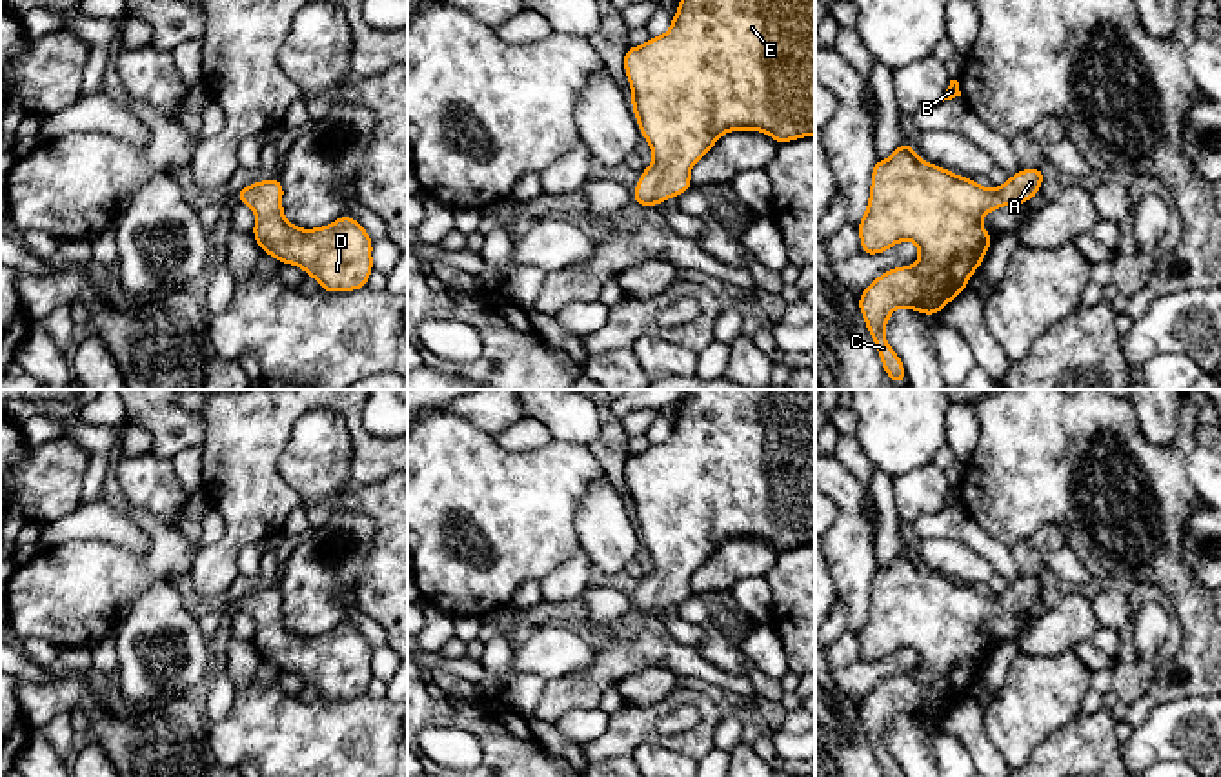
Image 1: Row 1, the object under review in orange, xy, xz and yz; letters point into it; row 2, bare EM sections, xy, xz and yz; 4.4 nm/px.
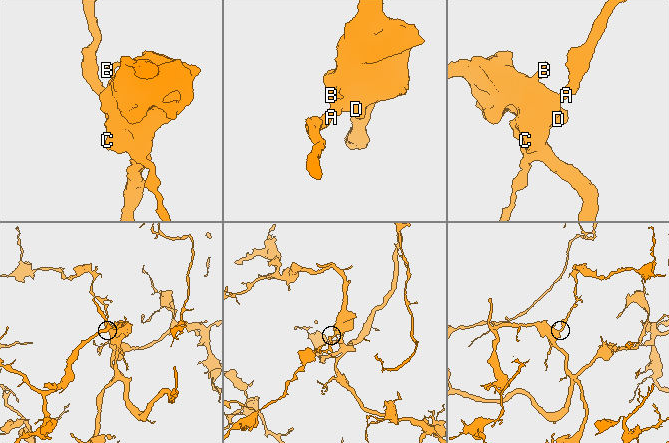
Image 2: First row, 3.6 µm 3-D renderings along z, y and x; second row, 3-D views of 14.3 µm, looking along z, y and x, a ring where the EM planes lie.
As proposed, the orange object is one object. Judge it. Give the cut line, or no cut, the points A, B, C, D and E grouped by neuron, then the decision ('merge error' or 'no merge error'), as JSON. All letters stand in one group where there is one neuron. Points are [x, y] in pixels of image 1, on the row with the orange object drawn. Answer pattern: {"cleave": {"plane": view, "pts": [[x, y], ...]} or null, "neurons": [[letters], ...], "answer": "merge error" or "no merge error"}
{"cleave": null, "neurons": [["A", "B", "C", "D", "E"]], "answer": "no merge error"}

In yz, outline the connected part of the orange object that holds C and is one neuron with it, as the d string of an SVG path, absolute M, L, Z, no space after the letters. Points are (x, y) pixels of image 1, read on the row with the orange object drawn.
M903 140L888 160L875 160L870 202L866 215L857 224L861 253L879 255L903 240L913 240L919 246L919 262L913 267L901 266L883 273L857 298L884 373L895 386L906 380L906 371L884 337L884 326L892 311L910 308L924 315L937 315L961 291L968 289L968 277L981 267L988 246L995 240L994 235L983 229L981 218L997 207L1032 200L1043 180L1043 169L1030 167L1008 177L1003 187L986 189L975 184L974 178L923 162L913 146Z

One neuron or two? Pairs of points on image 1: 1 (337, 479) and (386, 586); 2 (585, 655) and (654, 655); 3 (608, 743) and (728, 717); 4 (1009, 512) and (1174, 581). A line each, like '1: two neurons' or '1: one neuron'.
1: one neuron
2: two neurons
3: two neurons
4: one neuron

